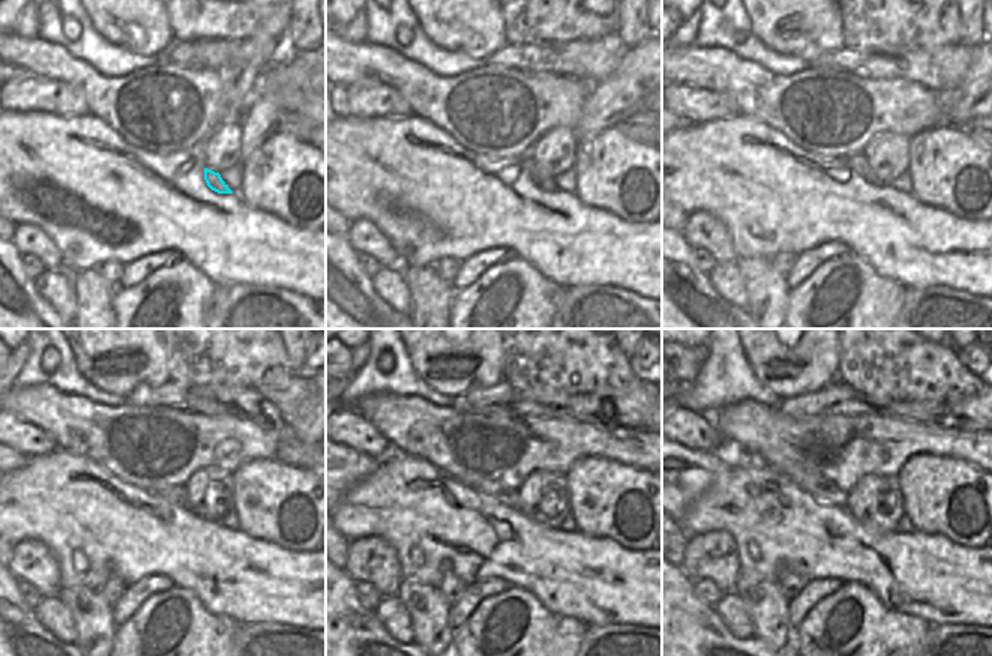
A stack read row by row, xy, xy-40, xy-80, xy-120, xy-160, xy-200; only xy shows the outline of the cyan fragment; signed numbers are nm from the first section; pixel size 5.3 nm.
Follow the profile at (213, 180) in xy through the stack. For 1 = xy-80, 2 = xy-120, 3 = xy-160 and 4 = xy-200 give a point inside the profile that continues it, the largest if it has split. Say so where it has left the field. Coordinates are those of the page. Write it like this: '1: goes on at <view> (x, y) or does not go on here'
1: goes on at xy-80 (857, 162)
2: goes on at xy-120 (174, 496)
3: goes on at xy-160 (506, 496)
4: goes on at xy-200 (820, 487)

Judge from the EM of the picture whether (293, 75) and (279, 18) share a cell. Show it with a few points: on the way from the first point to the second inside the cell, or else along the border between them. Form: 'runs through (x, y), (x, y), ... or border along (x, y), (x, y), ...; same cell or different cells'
border along (282, 45), (276, 59), (261, 74); different cells

